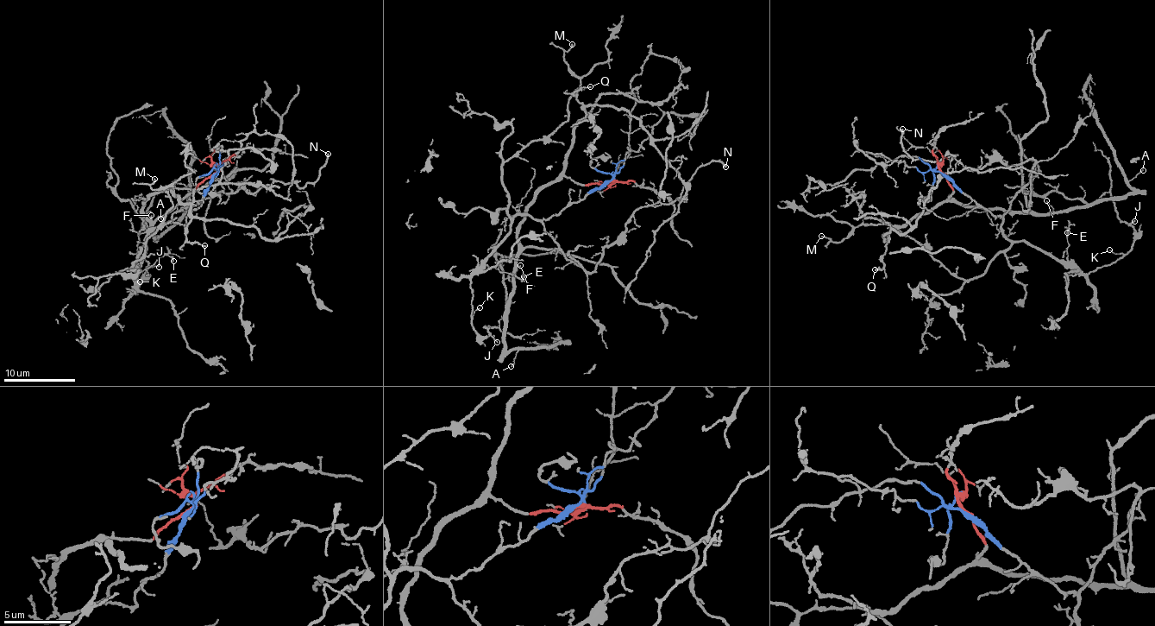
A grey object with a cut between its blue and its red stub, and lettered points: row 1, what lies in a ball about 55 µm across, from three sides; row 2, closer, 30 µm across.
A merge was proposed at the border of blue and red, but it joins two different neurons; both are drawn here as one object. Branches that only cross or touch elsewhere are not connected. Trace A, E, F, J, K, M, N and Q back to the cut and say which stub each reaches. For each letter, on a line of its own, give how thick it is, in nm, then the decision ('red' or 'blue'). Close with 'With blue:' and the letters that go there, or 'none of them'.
A: 110 nm thick; red
E: 160 nm thick; blue
F: 110 nm thick; red
J: 130 nm thick; blue
K: 110 nm thick; blue
M: 130 nm thick; blue
N: 220 nm thick; blue
Q: 120 nm thick; red
With blue: E, J, K, M, N

